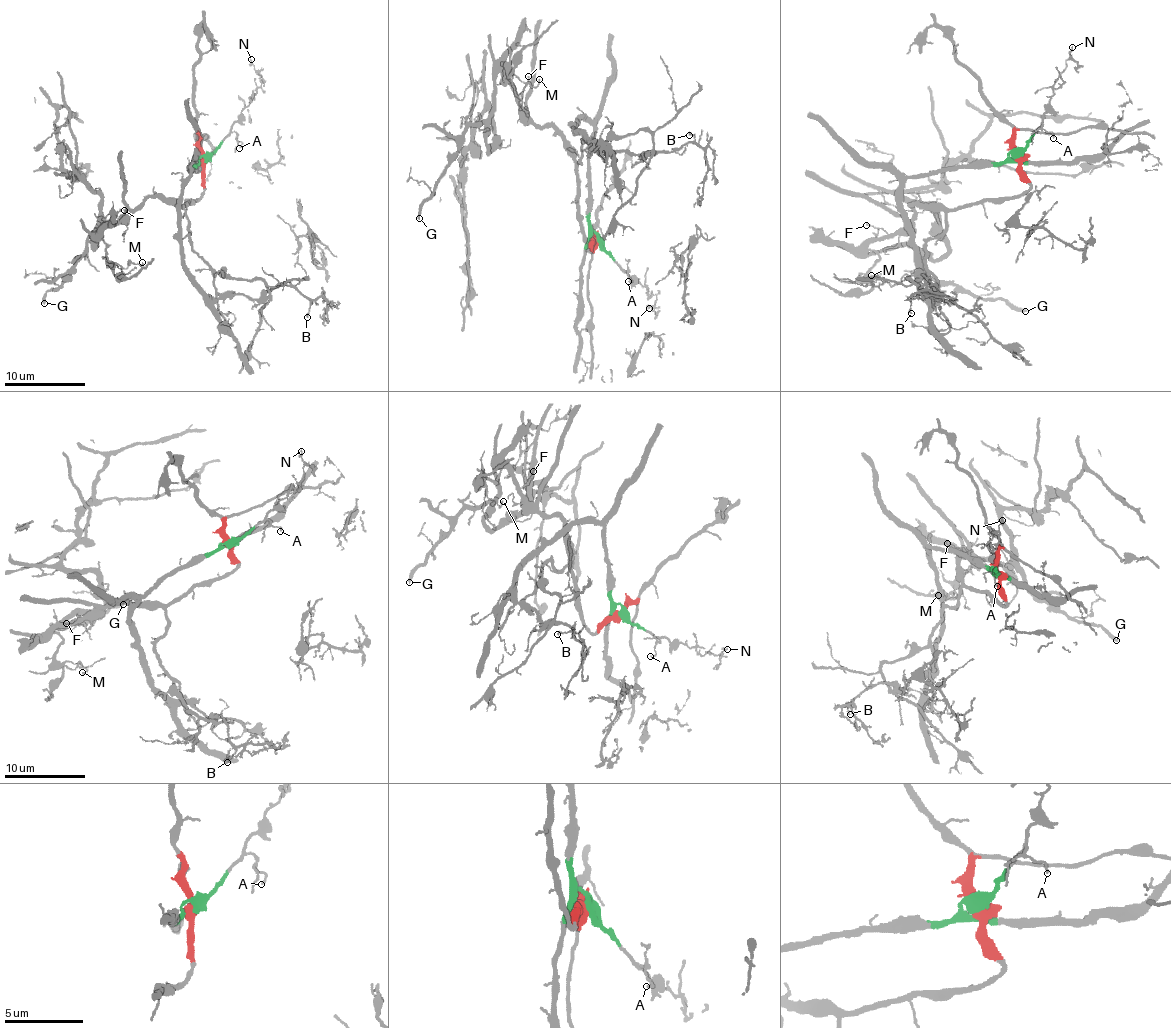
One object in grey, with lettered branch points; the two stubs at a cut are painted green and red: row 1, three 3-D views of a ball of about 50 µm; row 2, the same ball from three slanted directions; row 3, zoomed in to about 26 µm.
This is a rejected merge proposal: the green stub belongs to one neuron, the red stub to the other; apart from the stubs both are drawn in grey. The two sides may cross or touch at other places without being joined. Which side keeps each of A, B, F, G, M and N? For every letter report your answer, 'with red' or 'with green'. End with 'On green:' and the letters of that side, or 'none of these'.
A: with green
B: with green
F: with red
G: with red
M: with red
N: with green
On green: A, B, N

